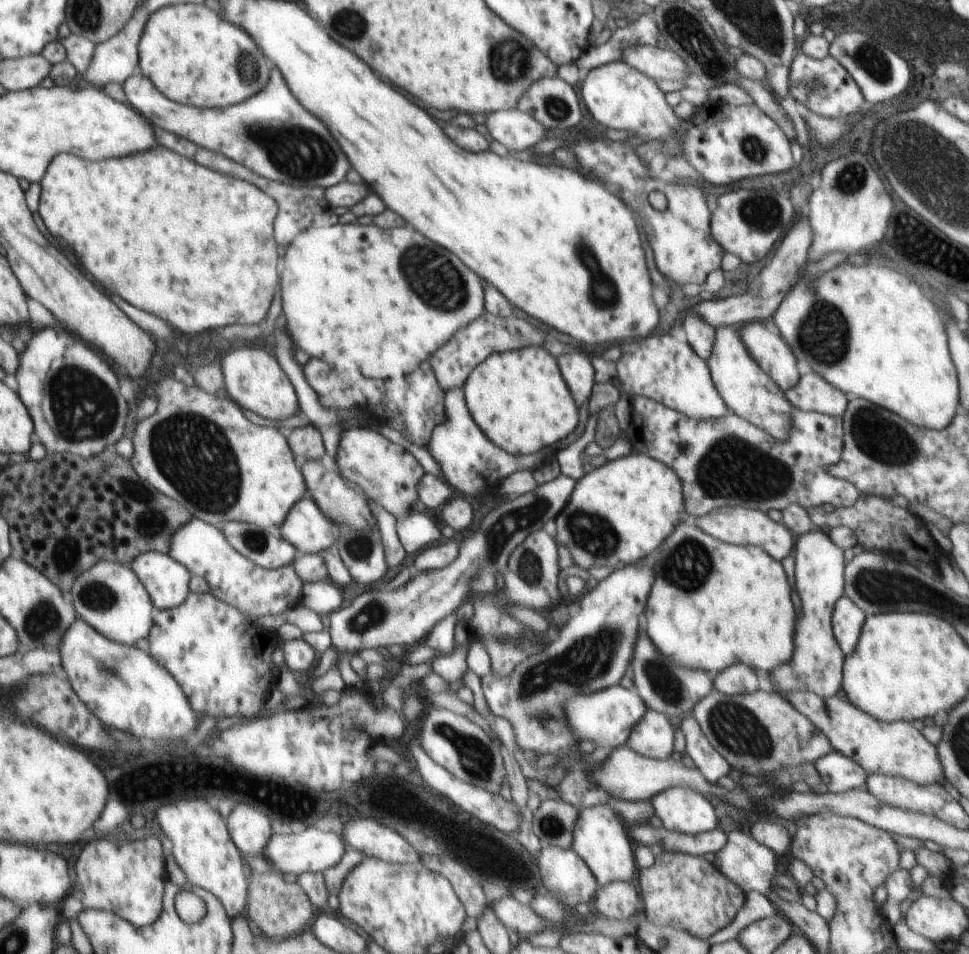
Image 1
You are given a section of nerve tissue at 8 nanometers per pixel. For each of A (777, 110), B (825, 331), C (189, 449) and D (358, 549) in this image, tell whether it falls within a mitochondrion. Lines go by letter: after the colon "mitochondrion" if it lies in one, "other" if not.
A: other
B: mitochondrion
C: mitochondrion
D: mitochondrion

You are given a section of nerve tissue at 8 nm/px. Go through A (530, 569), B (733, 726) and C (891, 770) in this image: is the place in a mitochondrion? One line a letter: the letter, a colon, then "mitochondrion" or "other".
A: mitochondrion
B: mitochondrion
C: other

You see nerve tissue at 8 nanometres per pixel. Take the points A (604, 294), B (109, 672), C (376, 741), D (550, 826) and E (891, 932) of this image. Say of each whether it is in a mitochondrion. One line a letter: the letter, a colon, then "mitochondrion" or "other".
A: mitochondrion
B: mitochondrion
C: other
D: mitochondrion
E: other

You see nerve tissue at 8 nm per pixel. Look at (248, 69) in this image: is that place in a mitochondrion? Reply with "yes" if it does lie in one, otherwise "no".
yes

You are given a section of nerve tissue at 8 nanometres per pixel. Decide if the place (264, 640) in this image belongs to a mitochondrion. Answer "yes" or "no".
no

